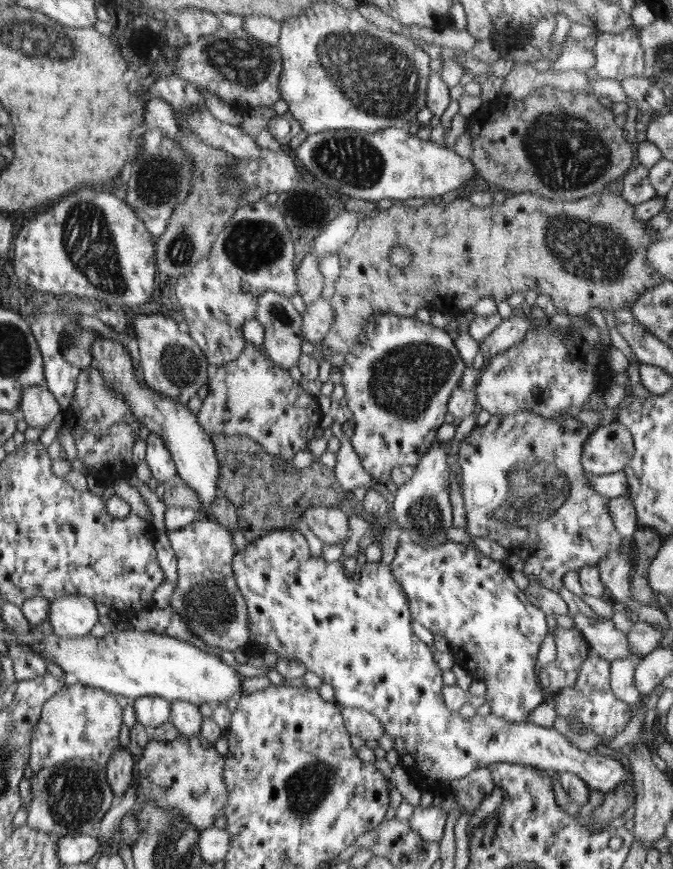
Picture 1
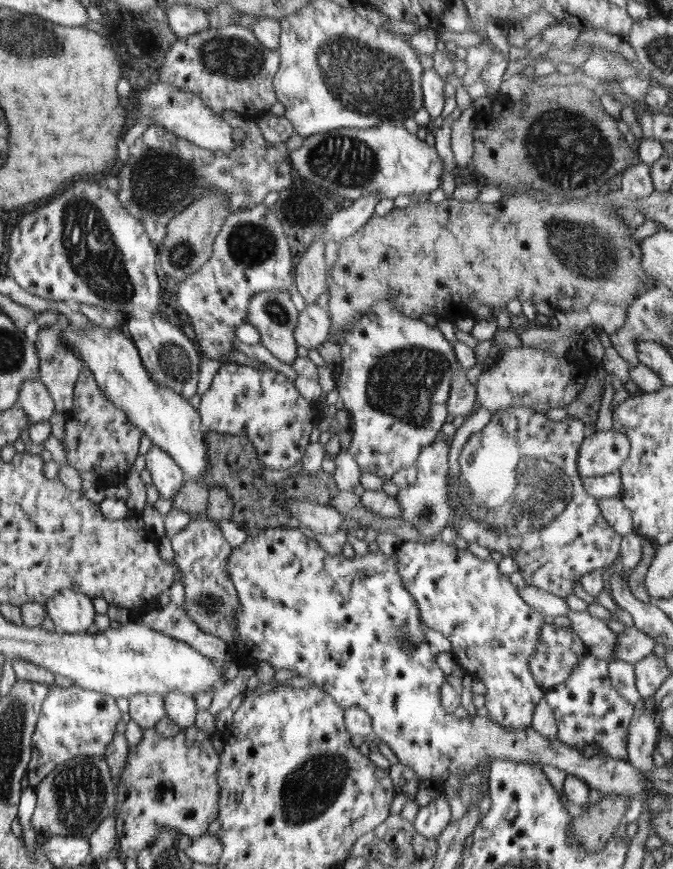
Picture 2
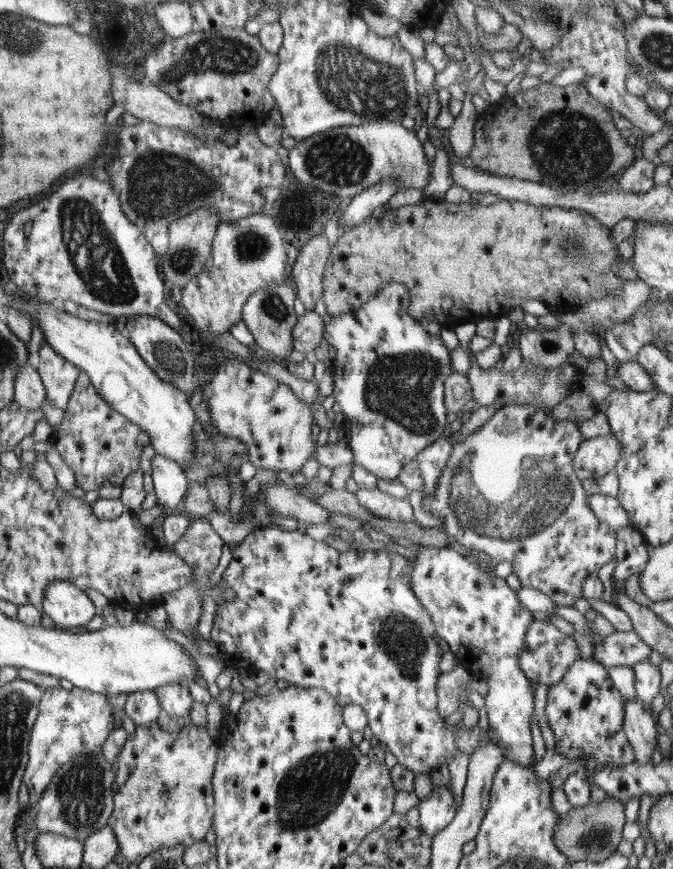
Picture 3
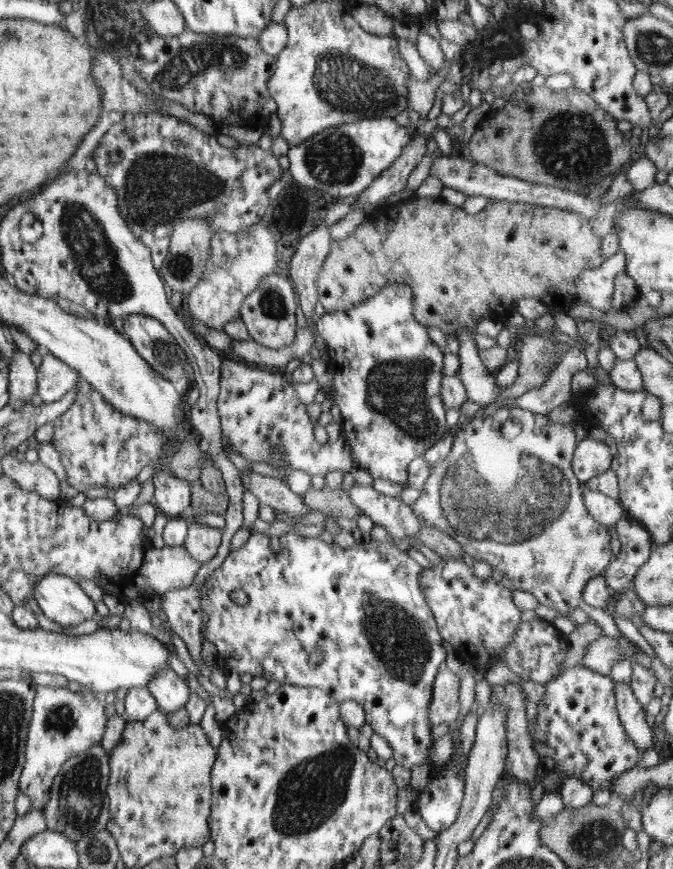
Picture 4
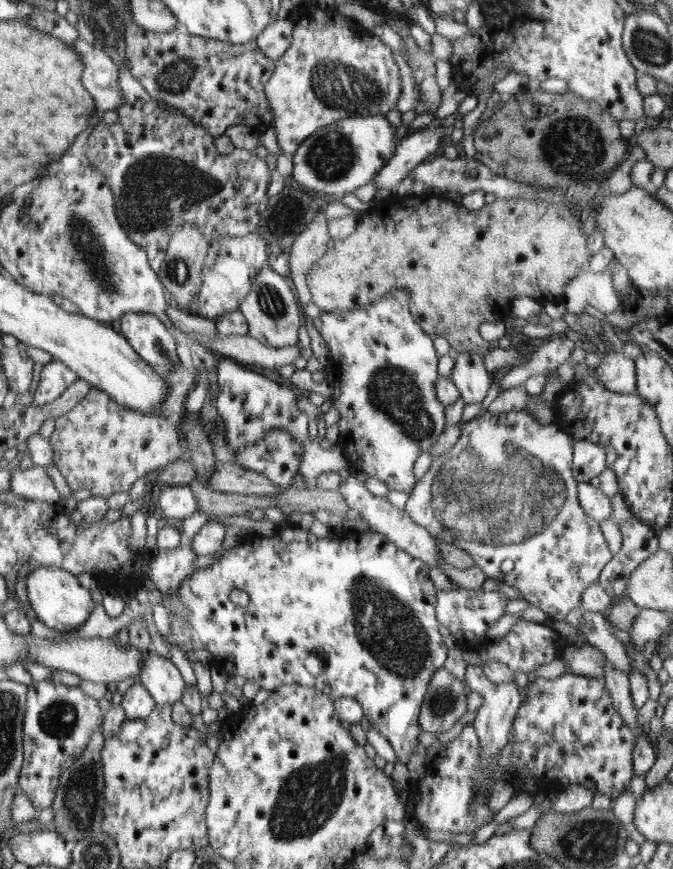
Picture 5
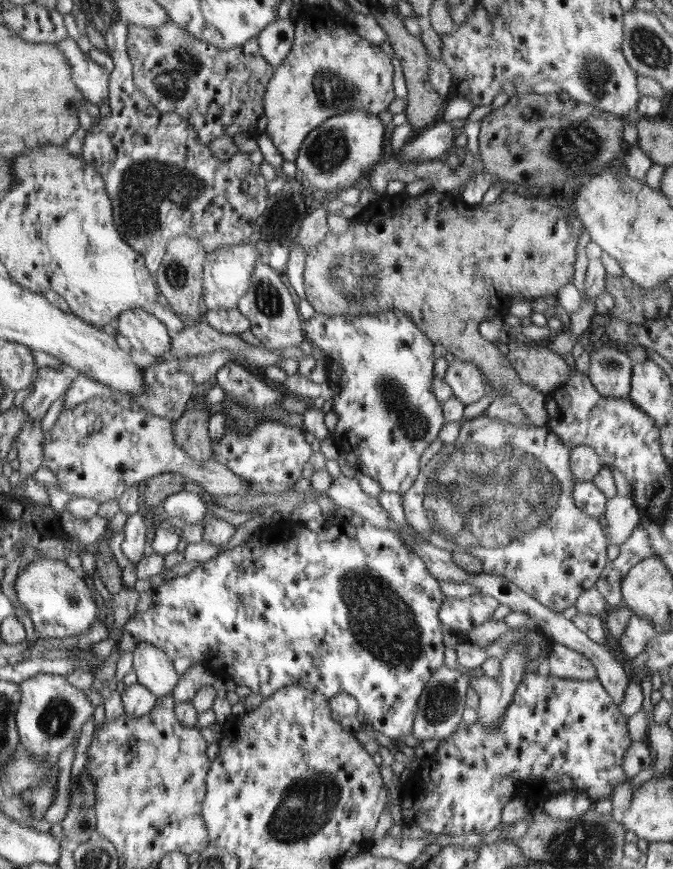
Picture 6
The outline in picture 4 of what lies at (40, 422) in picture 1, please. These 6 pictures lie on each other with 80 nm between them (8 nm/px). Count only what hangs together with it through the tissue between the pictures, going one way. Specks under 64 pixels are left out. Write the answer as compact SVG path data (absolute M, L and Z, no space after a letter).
M15 351L13 362L9 364L9 393L18 401L25 402L37 393L37 370L30 355Z

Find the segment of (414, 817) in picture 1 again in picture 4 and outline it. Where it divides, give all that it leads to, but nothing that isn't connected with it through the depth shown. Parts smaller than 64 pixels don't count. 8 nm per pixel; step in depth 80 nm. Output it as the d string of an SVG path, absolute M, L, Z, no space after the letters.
M452 759L445 765L446 772L444 777L436 779L428 779L426 789L418 793L417 802L414 804L414 809L420 813L420 816L426 826L431 828L436 833L440 833L452 826L452 823L457 819L464 796L464 771L462 775L457 775L457 769L453 767Z

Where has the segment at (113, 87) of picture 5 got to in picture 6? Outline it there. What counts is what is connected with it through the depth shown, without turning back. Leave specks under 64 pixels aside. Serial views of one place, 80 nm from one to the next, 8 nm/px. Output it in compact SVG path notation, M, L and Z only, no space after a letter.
M66 37L54 46L58 48L58 52L66 56L66 60L71 64L74 84L77 84L87 100L99 107L103 102L108 103L111 72L100 65L97 60L92 60L89 54L83 54L72 37Z

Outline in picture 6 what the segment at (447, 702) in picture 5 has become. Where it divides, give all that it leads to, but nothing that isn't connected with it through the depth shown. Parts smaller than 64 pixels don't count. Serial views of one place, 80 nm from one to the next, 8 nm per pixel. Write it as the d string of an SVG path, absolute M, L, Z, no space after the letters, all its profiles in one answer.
M446 665L437 668L427 682L426 688L419 698L417 713L414 719L412 733L414 737L425 741L431 739L446 740L462 721L462 713L467 708L468 678L456 669Z

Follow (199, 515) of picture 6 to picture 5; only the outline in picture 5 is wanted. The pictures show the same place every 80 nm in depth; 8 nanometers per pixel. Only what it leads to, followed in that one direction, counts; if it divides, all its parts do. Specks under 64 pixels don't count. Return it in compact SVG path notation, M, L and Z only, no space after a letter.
M189 485L162 488L152 501L160 504L158 515L172 522L187 519L198 512L198 501Z

